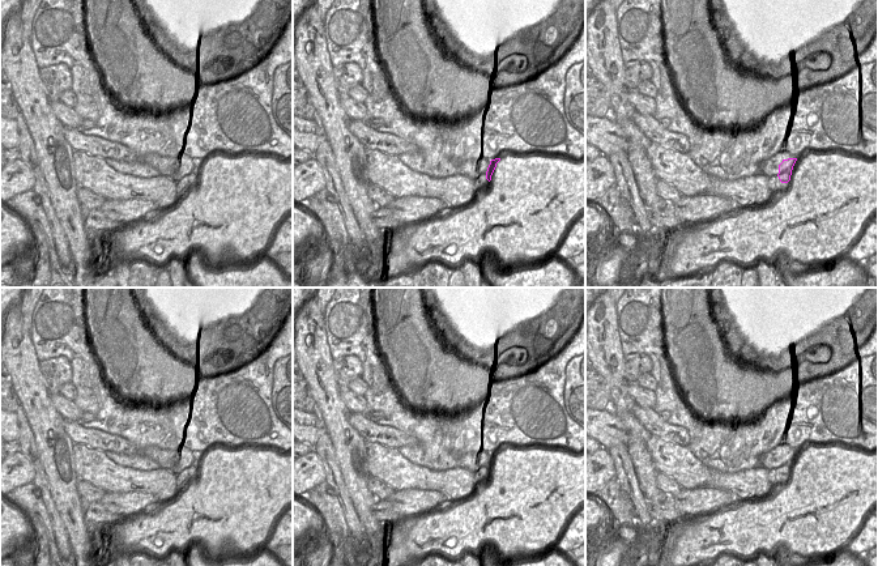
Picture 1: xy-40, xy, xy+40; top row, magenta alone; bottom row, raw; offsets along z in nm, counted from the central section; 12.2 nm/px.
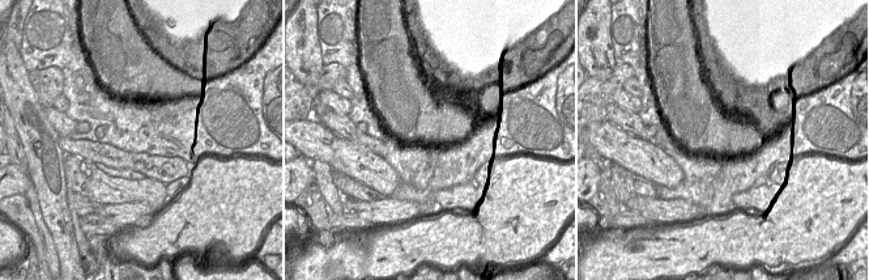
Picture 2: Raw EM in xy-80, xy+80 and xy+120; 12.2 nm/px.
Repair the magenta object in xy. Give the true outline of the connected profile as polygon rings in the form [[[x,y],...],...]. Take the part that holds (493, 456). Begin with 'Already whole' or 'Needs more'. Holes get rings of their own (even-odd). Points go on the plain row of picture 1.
Needs more. [[[493,451],[491,454],[468,452],[457,460],[457,468],[463,468],[470,472],[477,472],[478,469],[485,468],[490,474],[499,454],[500,451]]]

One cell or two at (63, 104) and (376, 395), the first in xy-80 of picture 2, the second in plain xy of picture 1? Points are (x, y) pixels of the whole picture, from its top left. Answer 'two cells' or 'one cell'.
two cells

